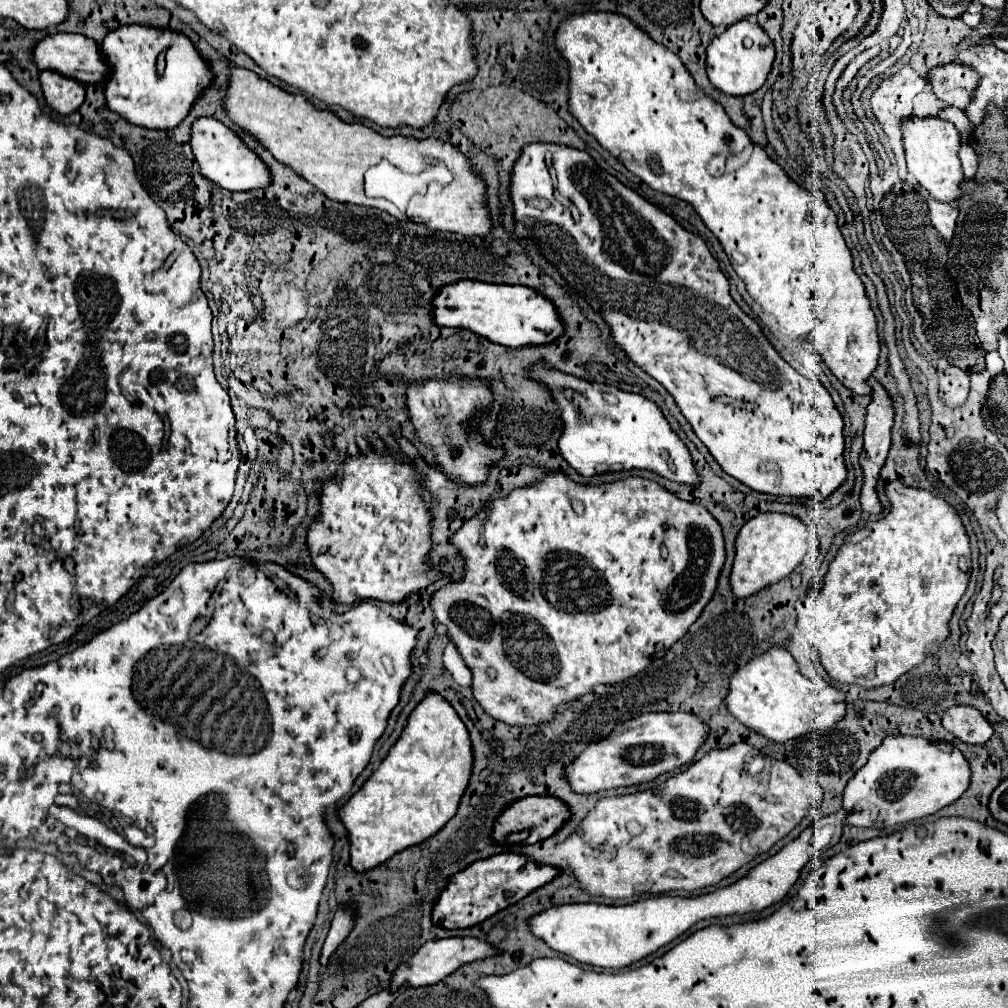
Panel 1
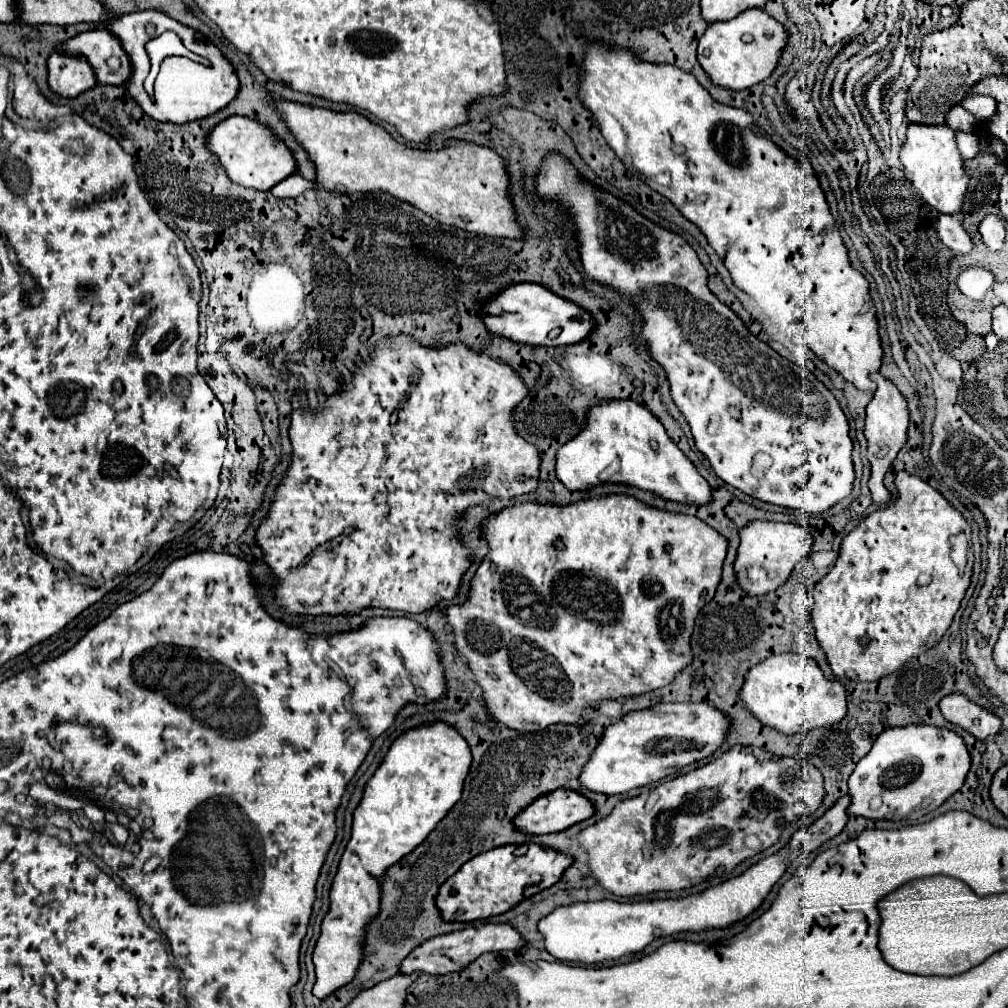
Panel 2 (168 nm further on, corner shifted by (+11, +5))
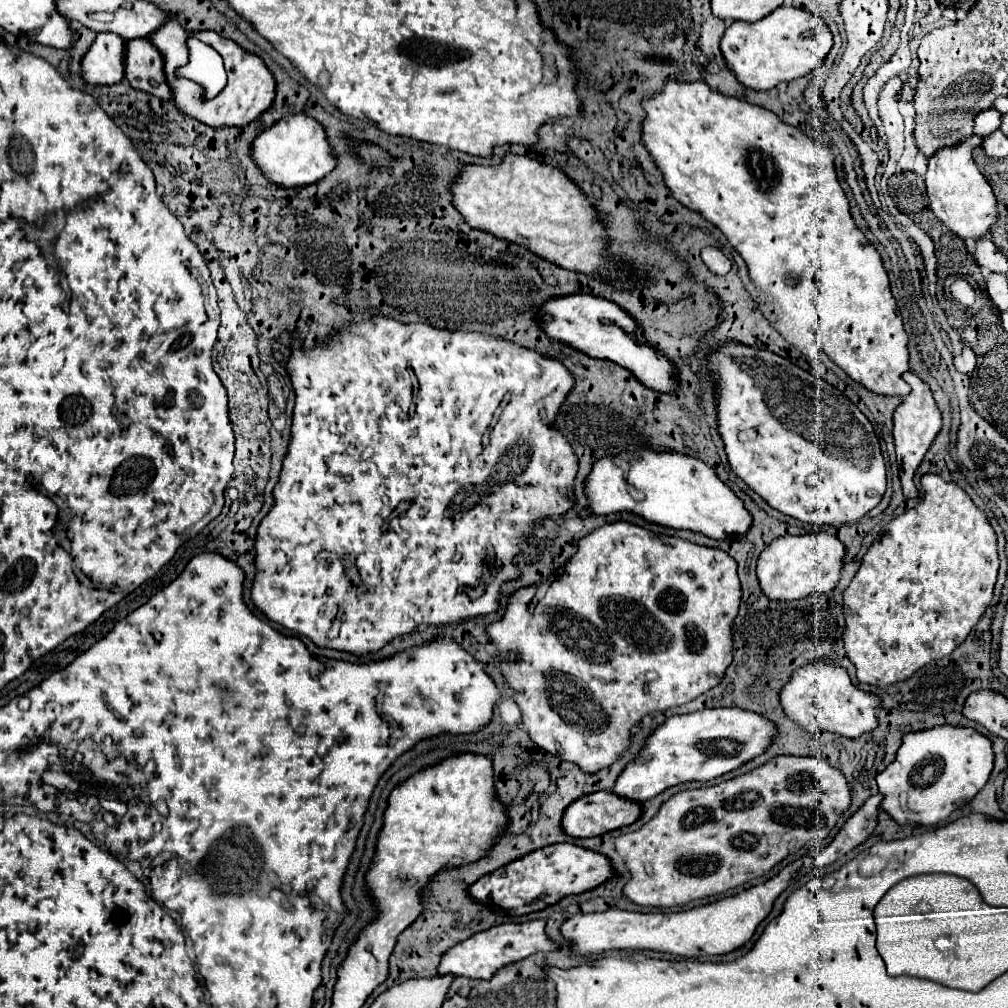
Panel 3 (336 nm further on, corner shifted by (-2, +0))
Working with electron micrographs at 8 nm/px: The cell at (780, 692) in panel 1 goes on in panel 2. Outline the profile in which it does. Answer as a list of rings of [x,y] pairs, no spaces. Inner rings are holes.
[[[778,653],[744,675],[740,703],[766,727],[794,735],[838,723],[846,715],[846,689],[840,681],[826,679],[814,659],[800,653]]]

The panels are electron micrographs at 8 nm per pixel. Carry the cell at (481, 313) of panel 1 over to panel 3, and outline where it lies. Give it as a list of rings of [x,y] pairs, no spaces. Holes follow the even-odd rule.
[[[573,294],[563,298],[551,298],[539,310],[539,320],[541,328],[551,338],[585,352],[591,358],[617,362],[619,366],[633,372],[633,376],[637,376],[647,388],[653,388],[655,392],[677,392],[677,366],[659,348],[653,348],[653,344],[649,344],[643,338],[641,324],[637,324],[637,320],[633,320],[621,306],[605,298]]]

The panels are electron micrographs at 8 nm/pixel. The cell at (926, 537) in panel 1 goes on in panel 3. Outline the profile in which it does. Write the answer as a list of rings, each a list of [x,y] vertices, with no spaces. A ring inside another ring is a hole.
[[[937,474],[921,478],[923,500],[905,514],[891,520],[883,536],[877,536],[863,556],[861,568],[843,594],[847,628],[843,644],[849,660],[857,668],[863,684],[887,686],[911,678],[925,664],[949,656],[973,630],[993,600],[993,588],[999,572],[997,536],[987,514],[979,510],[969,494],[957,484]]]

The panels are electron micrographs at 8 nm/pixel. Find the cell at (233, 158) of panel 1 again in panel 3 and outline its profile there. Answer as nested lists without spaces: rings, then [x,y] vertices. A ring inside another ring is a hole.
[[[307,114],[283,116],[275,126],[267,128],[263,134],[255,138],[251,154],[263,168],[265,178],[285,188],[313,184],[327,176],[337,166],[333,148],[325,136],[325,128],[321,126],[319,120]]]

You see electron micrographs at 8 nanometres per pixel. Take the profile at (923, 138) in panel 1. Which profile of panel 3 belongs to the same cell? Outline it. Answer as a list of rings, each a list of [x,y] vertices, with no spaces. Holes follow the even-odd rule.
[[[981,136],[967,138],[965,142],[951,146],[951,148],[941,148],[931,160],[929,168],[925,174],[925,184],[927,184],[927,196],[931,202],[933,214],[961,240],[979,240],[983,238],[999,220],[999,210],[997,210],[997,200],[995,194],[985,180],[985,176],[979,172],[977,164],[973,162],[973,148],[979,146],[983,140]]]

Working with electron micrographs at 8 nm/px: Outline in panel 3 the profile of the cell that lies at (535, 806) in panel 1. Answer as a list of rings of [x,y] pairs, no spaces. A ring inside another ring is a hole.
[[[601,790],[601,792],[593,792],[593,794],[585,794],[585,796],[577,798],[565,810],[563,830],[569,836],[575,836],[575,838],[591,838],[591,836],[601,836],[605,832],[611,832],[611,830],[629,826],[639,816],[641,816],[641,804],[639,802],[631,802],[631,800],[625,800],[623,796],[617,796],[615,792]]]

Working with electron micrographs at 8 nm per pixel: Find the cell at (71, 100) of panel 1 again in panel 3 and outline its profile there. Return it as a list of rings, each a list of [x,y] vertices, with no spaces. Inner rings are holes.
[[[111,32],[97,34],[91,50],[85,54],[83,78],[89,84],[117,84],[123,80],[125,40]]]

